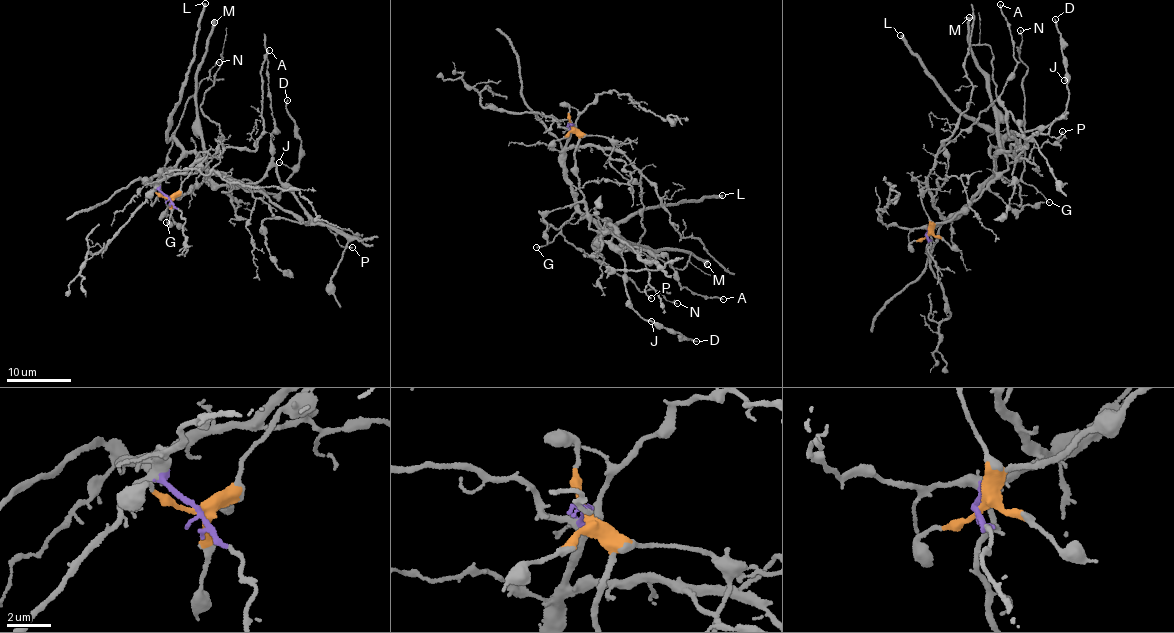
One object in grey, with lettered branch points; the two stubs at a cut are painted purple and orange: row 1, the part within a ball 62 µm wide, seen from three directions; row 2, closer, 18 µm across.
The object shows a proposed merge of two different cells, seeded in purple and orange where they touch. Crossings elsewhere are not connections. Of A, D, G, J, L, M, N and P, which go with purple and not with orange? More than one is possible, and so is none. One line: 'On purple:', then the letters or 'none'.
On purple: G, L, N

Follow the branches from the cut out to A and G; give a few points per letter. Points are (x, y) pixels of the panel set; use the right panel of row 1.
A: (927, 235), (966, 210), (1006, 169), (1008, 157), (1015, 156), (1016, 144), (1000, 94), (1017, 61), (999, 4)
G: (927, 235), (929, 230), (953, 218), (982, 186), (997, 177), (1024, 182), (1049, 201)

